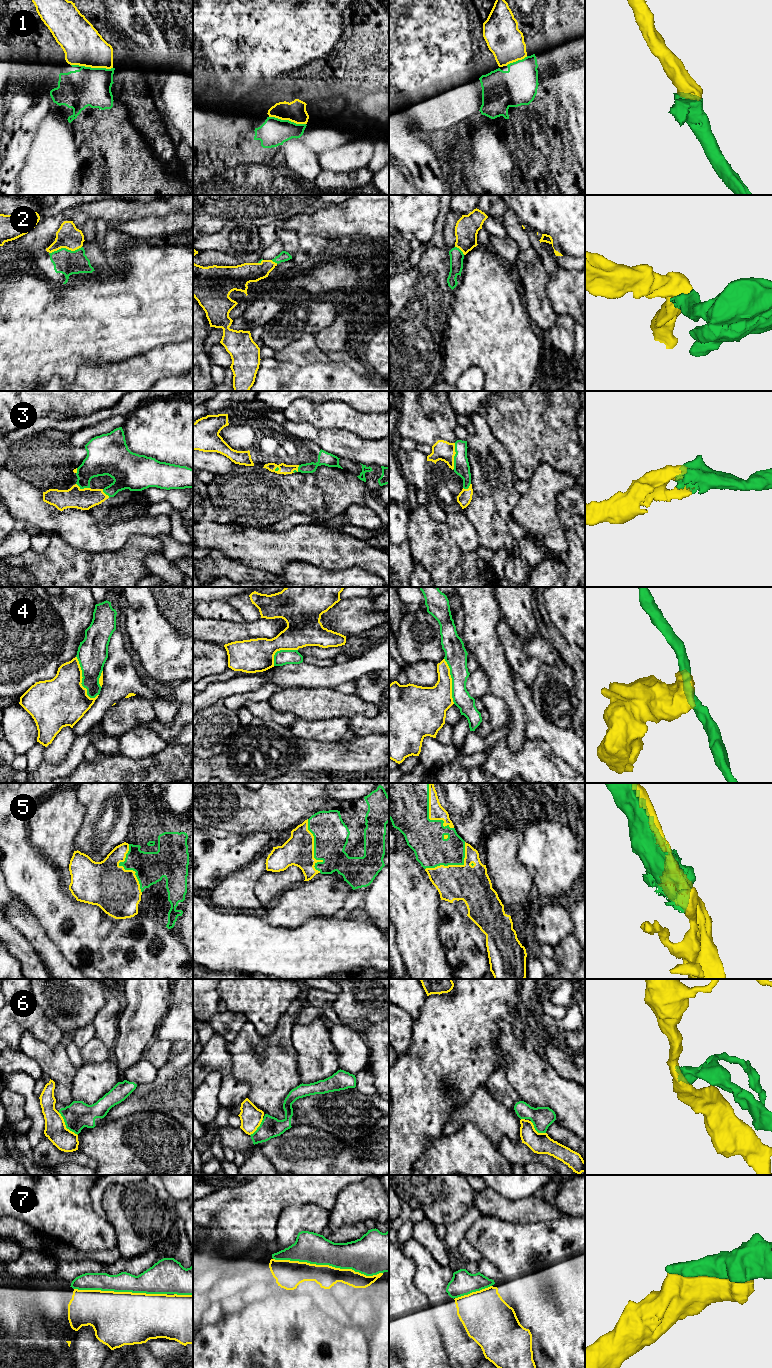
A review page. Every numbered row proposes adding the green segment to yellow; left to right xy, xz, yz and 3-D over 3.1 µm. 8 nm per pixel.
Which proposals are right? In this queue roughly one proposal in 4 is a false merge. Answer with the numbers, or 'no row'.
1, 2, 3, 5, 7

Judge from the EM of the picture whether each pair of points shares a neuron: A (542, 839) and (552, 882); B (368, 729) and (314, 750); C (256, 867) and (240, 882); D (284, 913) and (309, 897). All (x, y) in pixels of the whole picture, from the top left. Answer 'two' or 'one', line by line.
A: one
B: two
C: one
D: one

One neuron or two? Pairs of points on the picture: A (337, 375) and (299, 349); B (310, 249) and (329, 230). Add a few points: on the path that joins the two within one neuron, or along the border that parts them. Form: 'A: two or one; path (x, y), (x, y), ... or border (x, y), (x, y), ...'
A: two; border (332, 361), (310, 362), (306, 366), (295, 364)
B: two; border (325, 237), (330, 240)

